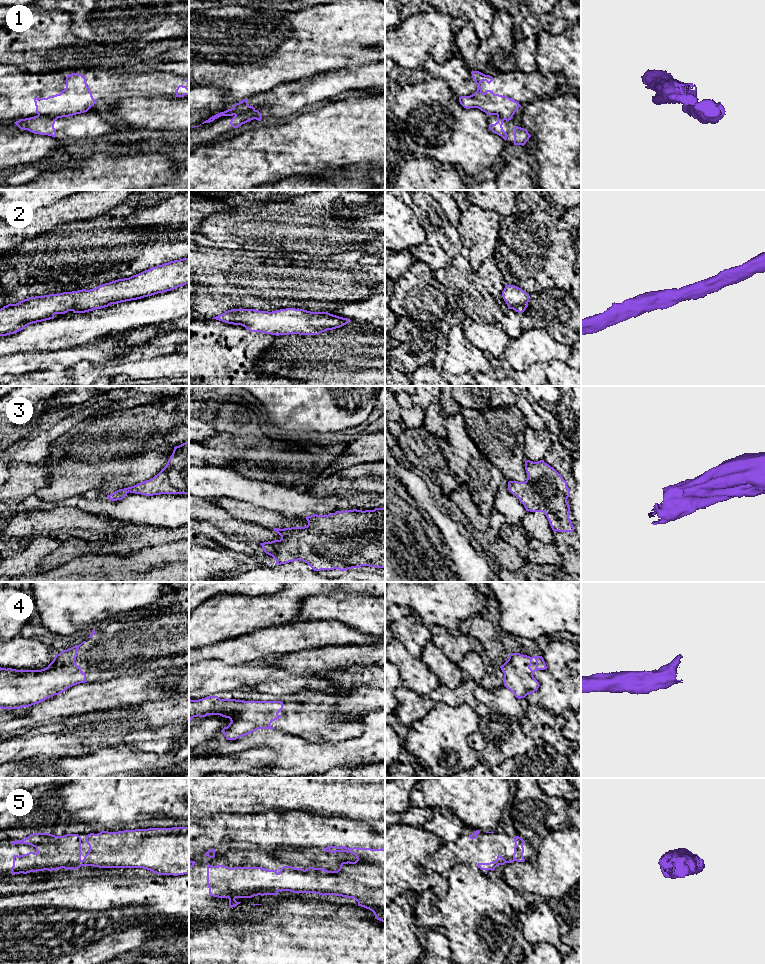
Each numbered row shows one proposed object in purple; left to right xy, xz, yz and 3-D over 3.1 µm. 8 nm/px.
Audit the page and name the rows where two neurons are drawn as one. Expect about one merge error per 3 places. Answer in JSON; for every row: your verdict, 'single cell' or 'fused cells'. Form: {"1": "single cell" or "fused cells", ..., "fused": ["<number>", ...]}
{"1": "fused cells", "2": "single cell", "3": "single cell", "4": "single cell", "5": "single cell", "fused": ["1"]}

